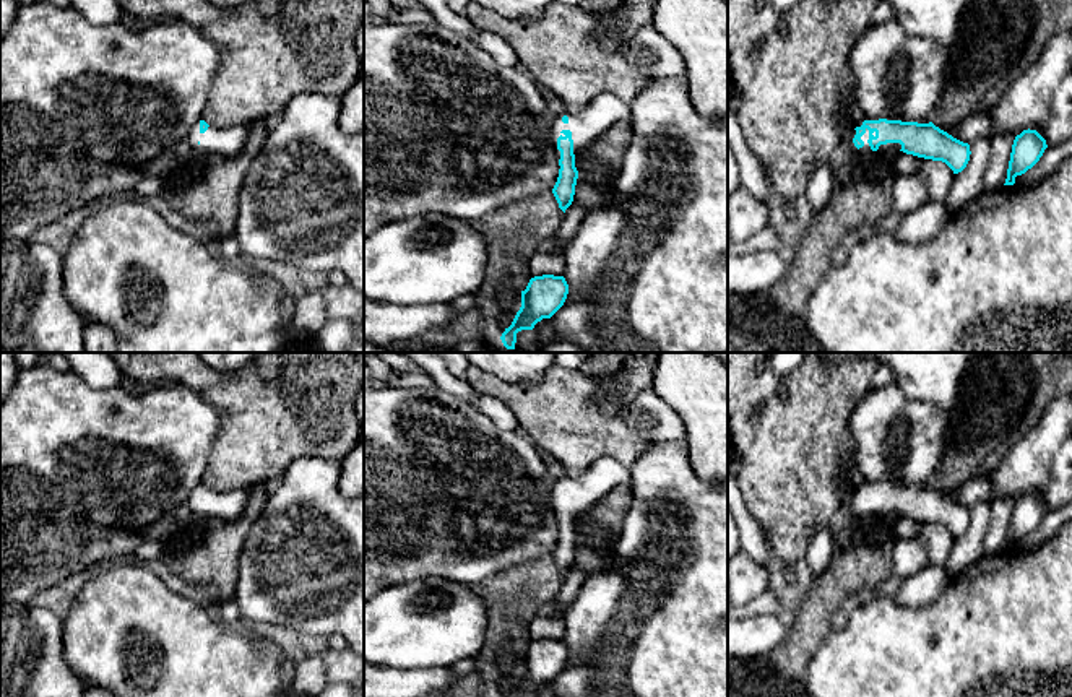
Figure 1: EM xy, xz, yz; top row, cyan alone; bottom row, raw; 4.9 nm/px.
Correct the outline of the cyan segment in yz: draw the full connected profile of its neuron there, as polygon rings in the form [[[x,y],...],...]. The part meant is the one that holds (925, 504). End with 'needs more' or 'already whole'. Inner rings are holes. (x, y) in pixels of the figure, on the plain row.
[[[893,483],[864,484],[851,497],[853,518],[869,515],[903,515],[924,523],[945,526],[953,538],[970,525],[970,509],[963,507],[932,486],[901,486]]]; needs more

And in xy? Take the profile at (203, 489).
[[[200,484],[188,496],[187,505],[193,517],[237,520],[250,499],[250,486],[234,491],[213,491]]]; needs more

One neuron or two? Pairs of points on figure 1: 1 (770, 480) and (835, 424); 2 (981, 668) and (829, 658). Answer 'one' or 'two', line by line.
1: one
2: one

